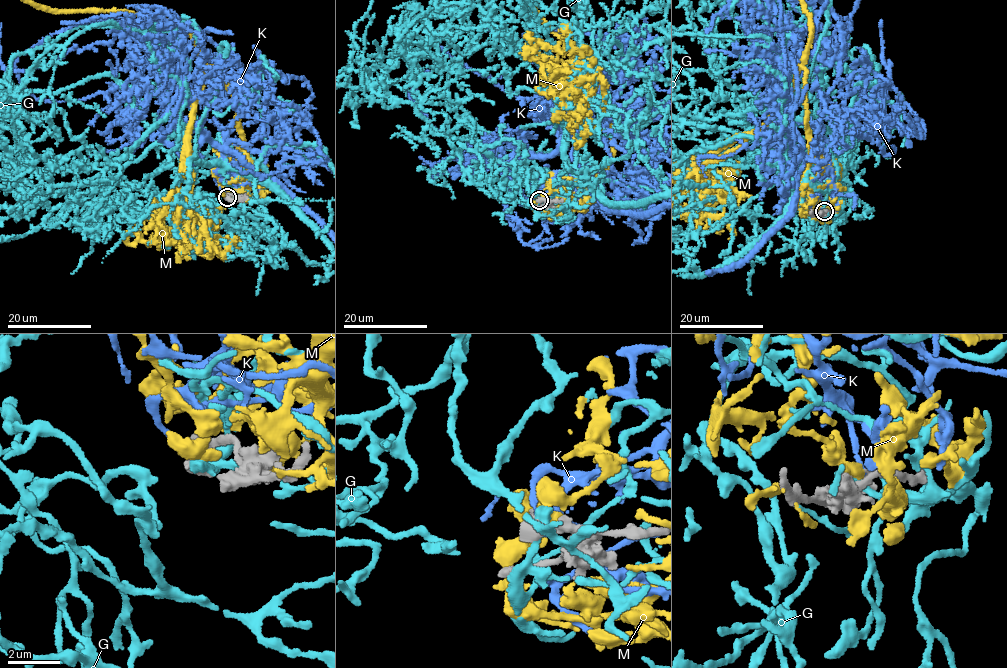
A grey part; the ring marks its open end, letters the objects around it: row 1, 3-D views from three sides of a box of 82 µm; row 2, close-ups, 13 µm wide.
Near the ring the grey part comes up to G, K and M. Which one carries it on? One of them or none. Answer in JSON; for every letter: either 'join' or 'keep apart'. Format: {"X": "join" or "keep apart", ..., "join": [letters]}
{"G": "keep apart", "K": "join", "M": "keep apart", "join": ["K"]}

